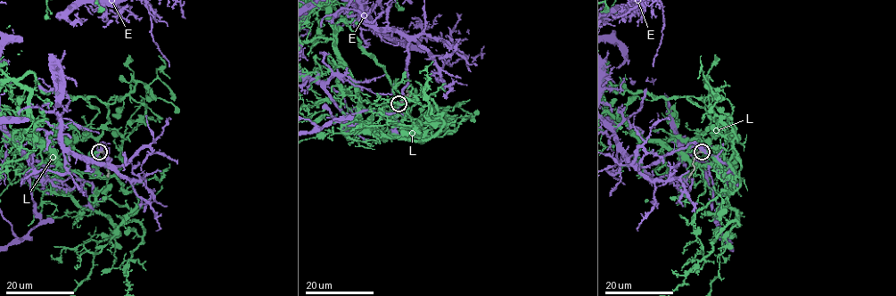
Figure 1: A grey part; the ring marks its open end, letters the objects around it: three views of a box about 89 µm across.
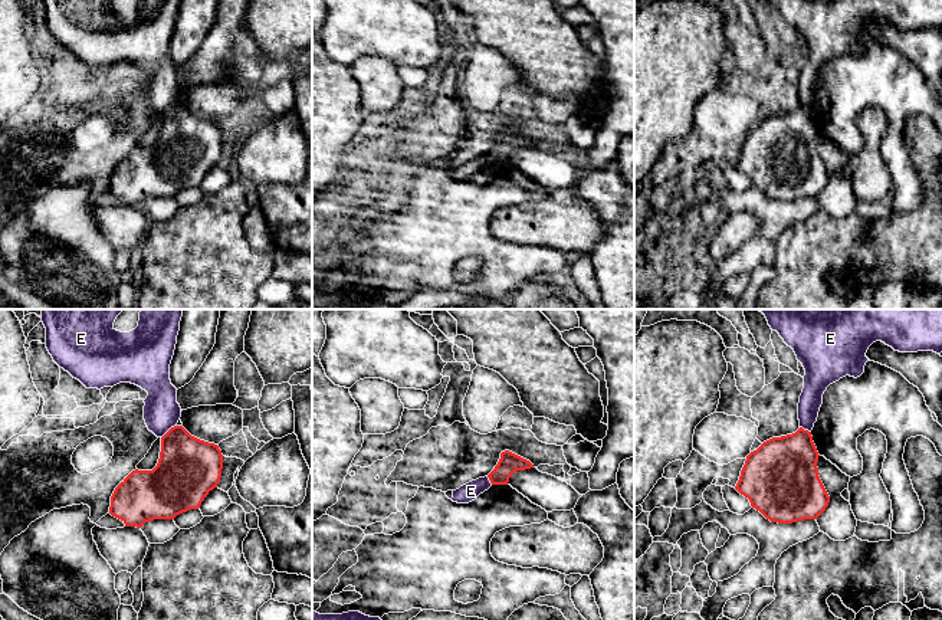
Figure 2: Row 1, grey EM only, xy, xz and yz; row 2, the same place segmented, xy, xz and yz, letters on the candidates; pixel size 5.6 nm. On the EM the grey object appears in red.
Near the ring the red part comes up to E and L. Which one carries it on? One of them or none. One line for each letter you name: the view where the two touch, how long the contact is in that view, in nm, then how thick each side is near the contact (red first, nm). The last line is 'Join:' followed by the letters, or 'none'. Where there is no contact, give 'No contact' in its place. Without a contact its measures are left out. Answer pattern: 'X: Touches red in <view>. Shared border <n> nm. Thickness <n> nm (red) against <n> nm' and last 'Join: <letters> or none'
L: No contact
Join: L

